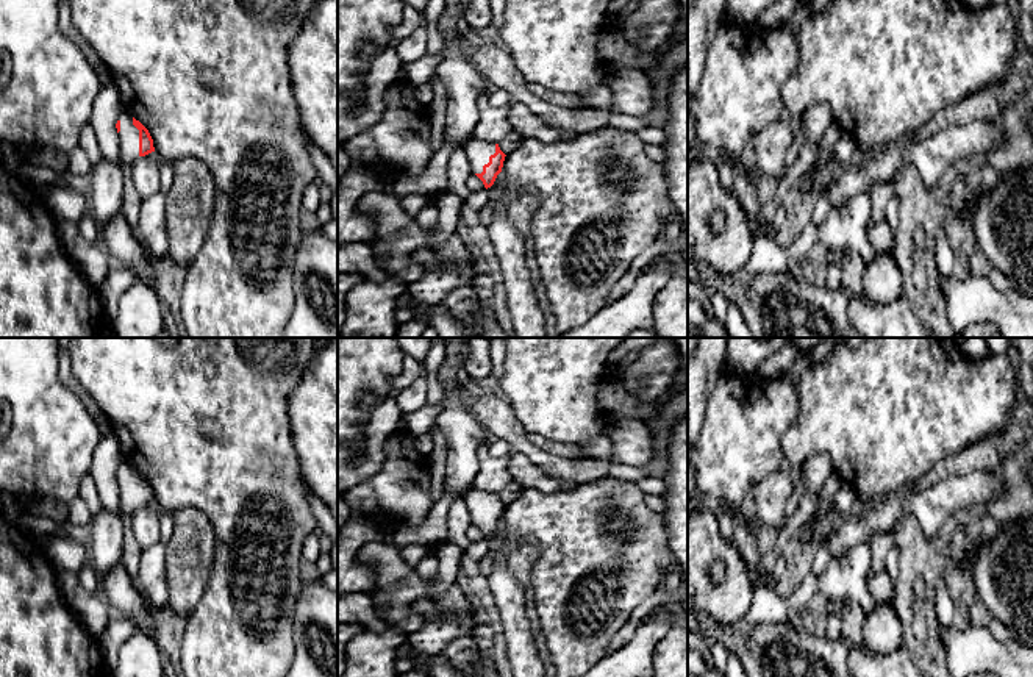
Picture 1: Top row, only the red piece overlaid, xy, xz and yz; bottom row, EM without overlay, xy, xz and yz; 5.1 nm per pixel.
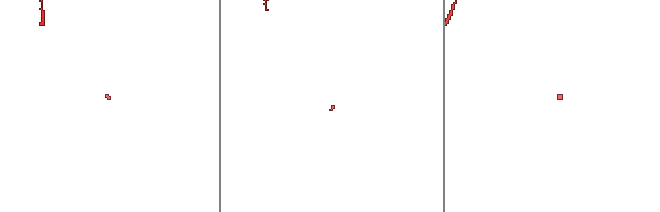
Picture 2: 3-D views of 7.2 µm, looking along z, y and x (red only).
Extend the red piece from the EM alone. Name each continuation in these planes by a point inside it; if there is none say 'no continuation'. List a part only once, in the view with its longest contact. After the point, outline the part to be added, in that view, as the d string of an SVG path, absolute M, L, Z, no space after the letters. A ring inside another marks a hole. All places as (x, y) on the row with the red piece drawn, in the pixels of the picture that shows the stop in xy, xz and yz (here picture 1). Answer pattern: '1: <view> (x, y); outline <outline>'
1: xy (128, 136); outline M123 111L119 116L119 152L120 163L133 166L139 156L139 130L133 125L133 116Z

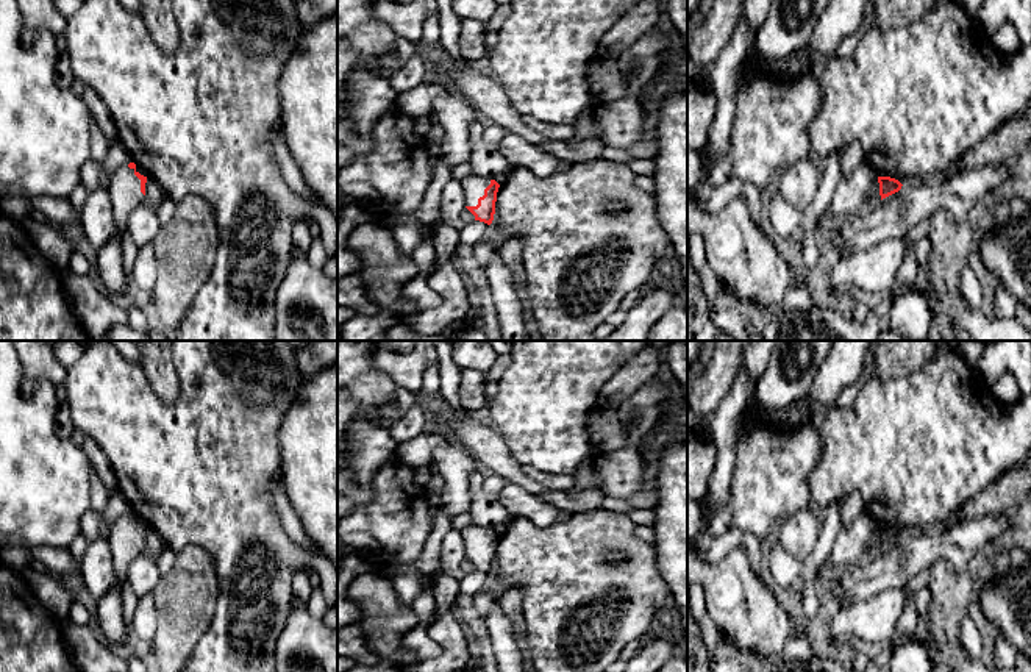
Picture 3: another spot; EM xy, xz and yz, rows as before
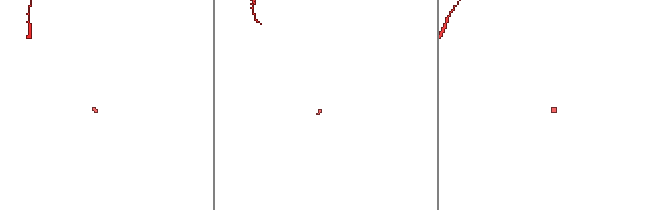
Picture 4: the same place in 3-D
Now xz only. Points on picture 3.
1: xz (474, 186); outline M476 173L466 177L461 181L464 189L466 206L476 206L478 198L484 195L484 189L491 184L491 180Z

